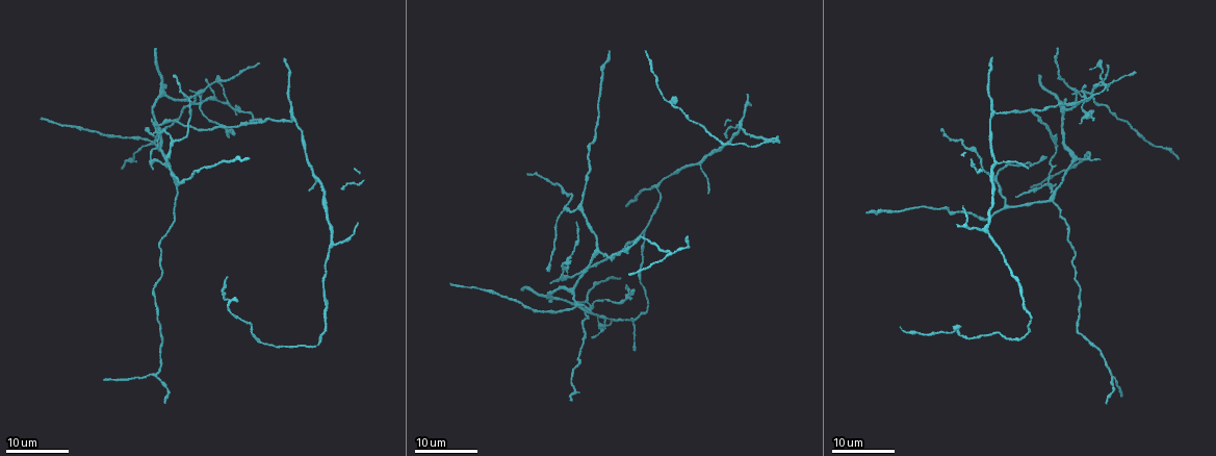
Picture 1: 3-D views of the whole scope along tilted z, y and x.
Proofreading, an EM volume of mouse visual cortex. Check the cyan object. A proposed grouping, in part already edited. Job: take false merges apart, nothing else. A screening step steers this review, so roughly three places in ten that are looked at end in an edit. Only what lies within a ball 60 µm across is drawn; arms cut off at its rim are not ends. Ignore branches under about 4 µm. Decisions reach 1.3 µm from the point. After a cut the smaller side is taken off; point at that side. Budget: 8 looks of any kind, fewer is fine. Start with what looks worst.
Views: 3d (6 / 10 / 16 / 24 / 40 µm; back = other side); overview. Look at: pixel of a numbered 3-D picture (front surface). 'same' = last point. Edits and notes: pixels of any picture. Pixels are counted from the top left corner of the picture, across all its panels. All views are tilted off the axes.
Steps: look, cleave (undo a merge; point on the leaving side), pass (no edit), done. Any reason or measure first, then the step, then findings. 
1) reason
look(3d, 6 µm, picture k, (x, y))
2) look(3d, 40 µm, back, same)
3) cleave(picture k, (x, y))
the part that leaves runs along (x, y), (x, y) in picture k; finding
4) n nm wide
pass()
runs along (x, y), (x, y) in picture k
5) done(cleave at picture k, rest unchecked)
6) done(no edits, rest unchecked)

arms part here
look(3d, 16 µm, picture 1, (642, 231))

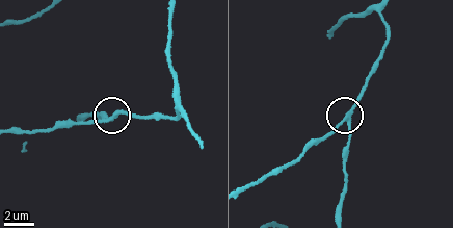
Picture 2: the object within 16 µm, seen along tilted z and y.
look(3d, 10 µm, picture 2, (110, 117))

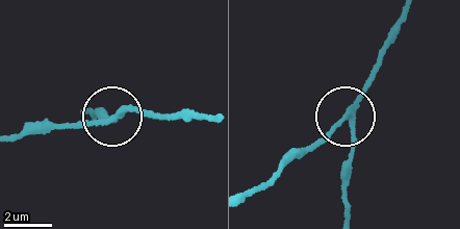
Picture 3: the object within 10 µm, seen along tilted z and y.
look(3d, 6 µm, picture 3, (346, 118))

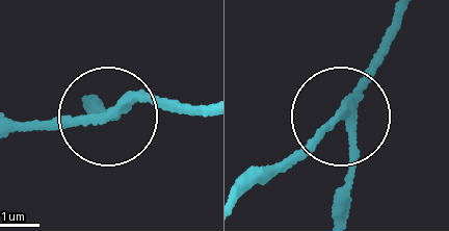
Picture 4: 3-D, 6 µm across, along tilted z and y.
side arm 35 µm
cleave(picture 4, (170, 106))
the part that leaves runs along (129, 96), (206, 108) in picture 4; a second cell is stuck on

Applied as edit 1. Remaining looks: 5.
look(overview)

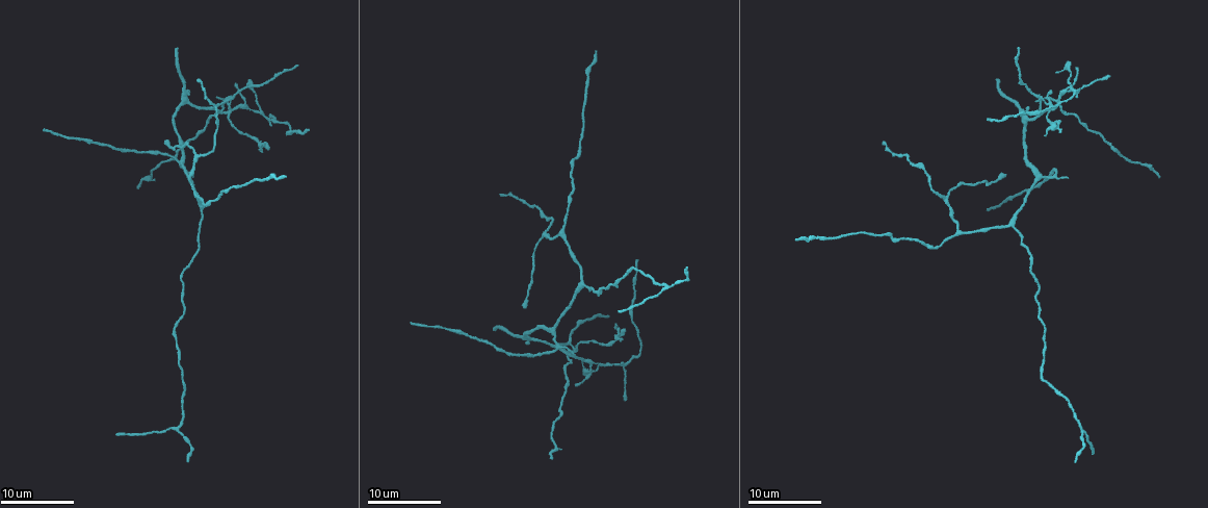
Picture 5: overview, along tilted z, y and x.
three-way junction
look(3d, 10 µm, picture 5, (958, 231))

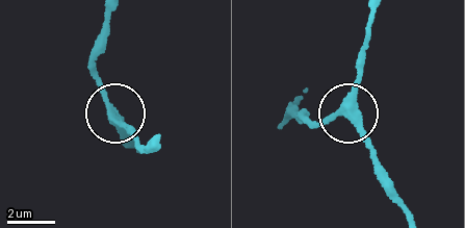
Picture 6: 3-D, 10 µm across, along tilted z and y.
3 arms
pass()
runs along (406, 207), (351, 116), (307, 124) in picture 6; one cell here

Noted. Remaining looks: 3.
a fork
look(3d, 10 µm, picture 5, (581, 284))

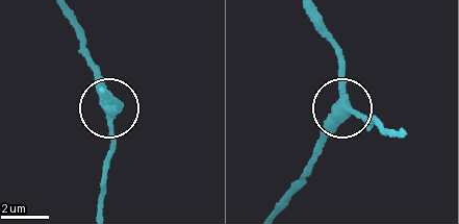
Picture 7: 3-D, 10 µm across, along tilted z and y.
3 arms
pass()
continuous, no second cell

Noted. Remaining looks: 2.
three-way junction
look(3d, 6 µm, picture 5, (664, 288))

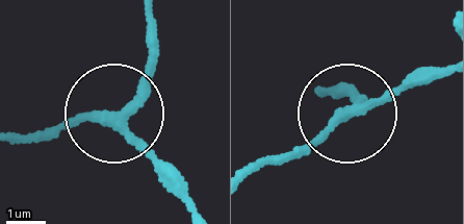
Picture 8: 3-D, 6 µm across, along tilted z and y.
3 arms
pass()
runs along (150, 17), (148, 68), (124, 126), (183, 180) in picture 8; all the same cell

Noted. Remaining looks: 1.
done(cleave at picture 4, rest unchecked)

